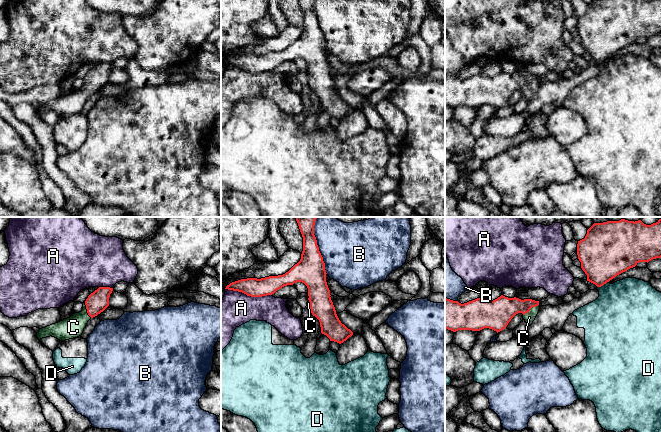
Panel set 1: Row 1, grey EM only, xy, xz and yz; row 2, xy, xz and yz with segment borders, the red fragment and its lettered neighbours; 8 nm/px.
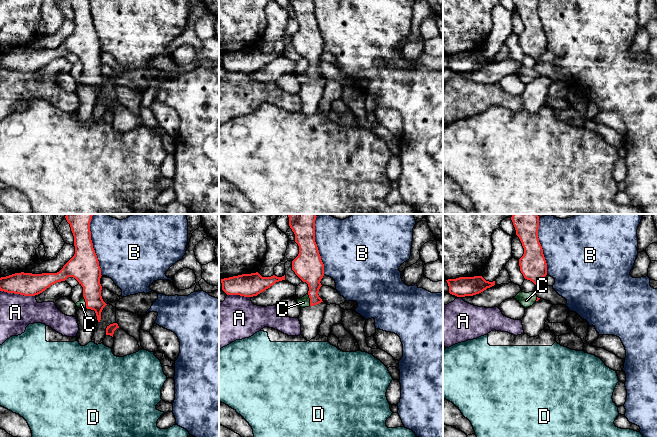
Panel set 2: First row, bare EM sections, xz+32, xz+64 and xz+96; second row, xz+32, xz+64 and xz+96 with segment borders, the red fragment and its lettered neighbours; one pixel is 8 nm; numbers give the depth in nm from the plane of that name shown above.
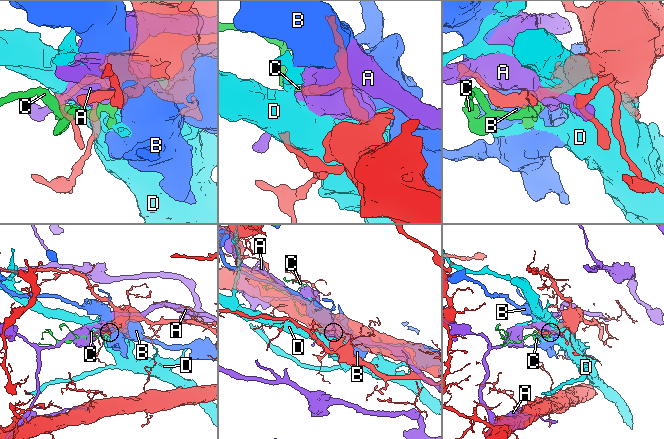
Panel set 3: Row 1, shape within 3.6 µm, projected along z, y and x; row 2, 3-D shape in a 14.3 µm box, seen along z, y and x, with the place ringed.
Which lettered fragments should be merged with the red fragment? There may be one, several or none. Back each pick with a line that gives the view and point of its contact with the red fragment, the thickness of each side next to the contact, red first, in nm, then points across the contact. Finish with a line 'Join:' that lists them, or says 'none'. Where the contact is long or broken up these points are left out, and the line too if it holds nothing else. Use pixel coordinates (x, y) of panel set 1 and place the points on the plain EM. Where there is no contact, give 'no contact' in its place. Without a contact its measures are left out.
C: meets red in yz at (531, 83); 200 nm thick on the red side, 90 nm on the other
Join: C

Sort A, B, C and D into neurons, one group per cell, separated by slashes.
A / B / C / D

